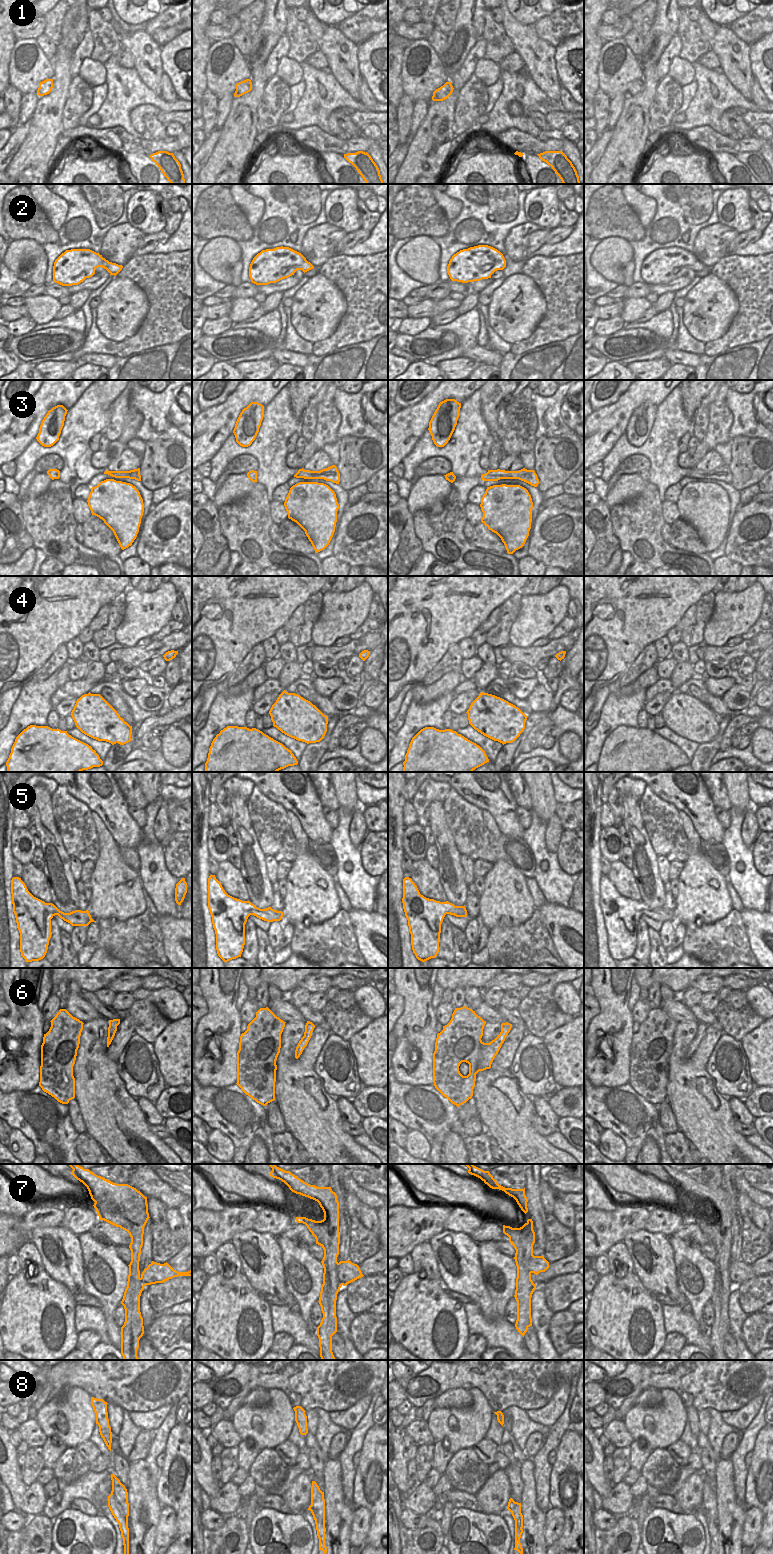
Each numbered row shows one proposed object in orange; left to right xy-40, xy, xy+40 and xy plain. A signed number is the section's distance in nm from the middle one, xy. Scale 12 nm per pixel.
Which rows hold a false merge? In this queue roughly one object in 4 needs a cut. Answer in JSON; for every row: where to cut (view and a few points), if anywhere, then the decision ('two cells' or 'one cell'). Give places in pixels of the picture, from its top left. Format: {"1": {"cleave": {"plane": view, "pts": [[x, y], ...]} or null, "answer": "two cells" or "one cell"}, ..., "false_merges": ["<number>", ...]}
{"1": {"cleave": null, "answer": "one cell"}, "2": {"cleave": null, "answer": "one cell"}, "3": {"cleave": null, "answer": "one cell"}, "4": {"cleave": null, "answer": "one cell"}, "5": {"cleave": null, "answer": "one cell"}, "6": {"cleave": null, "answer": "one cell"}, "7": {"cleave": {"plane": "xy", "pts": [[337, 1263], [337, 1277], [341, 1285]]}, "answer": "two cells"}, "8": {"cleave": {"plane": "xy", "pts": [[317, 1517], [322, 1520], [324, 1525]]}, "answer": "two cells"}, "false_merges": ["7", "8"]}

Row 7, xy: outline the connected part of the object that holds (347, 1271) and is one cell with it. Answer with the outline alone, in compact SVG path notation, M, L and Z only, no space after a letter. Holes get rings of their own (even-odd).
M340 1261L337 1266L337 1274L341 1285L347 1284L363 1277L359 1266L351 1261Z

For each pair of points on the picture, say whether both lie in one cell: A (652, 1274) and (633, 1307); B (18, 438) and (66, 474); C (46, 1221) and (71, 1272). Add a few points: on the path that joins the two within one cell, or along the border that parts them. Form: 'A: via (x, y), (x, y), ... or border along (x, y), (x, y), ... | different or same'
A: border along (633, 1271), (640, 1282), (653, 1294) | different
B: border along (35, 438), (13, 460) | different
C: border along (60, 1225), (35, 1228), (32, 1231) | different

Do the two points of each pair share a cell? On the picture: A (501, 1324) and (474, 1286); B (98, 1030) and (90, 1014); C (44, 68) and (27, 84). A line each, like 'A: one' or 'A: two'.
A: two
B: two
C: one

